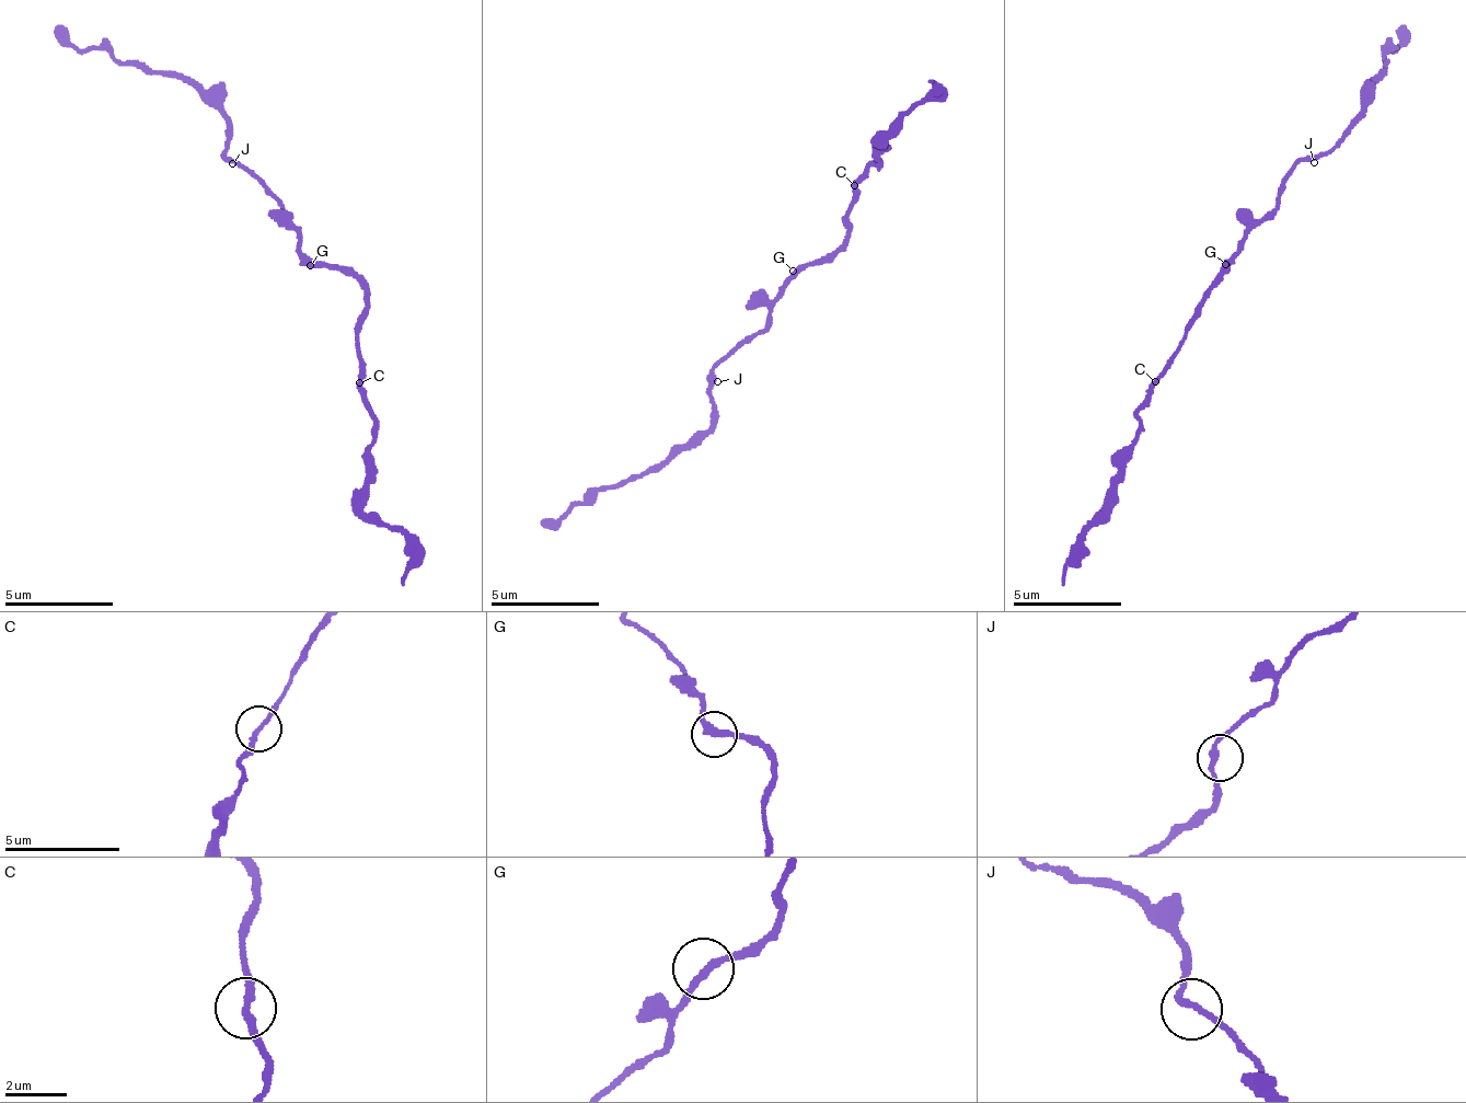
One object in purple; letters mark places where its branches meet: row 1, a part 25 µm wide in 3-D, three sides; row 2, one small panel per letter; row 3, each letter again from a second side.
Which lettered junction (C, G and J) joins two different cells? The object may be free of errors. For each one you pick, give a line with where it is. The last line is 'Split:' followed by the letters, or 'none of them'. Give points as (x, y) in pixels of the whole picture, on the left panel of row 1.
Split: none of them

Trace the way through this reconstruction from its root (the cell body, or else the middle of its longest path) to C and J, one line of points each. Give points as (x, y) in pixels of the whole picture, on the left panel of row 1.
C: (313, 260), (337, 265), (358, 282), (366, 320), (359, 335), (365, 368), (358, 385)
J: (313, 260), (299, 250), (288, 211), (275, 200), (275, 195), (229, 163), (232, 163)

